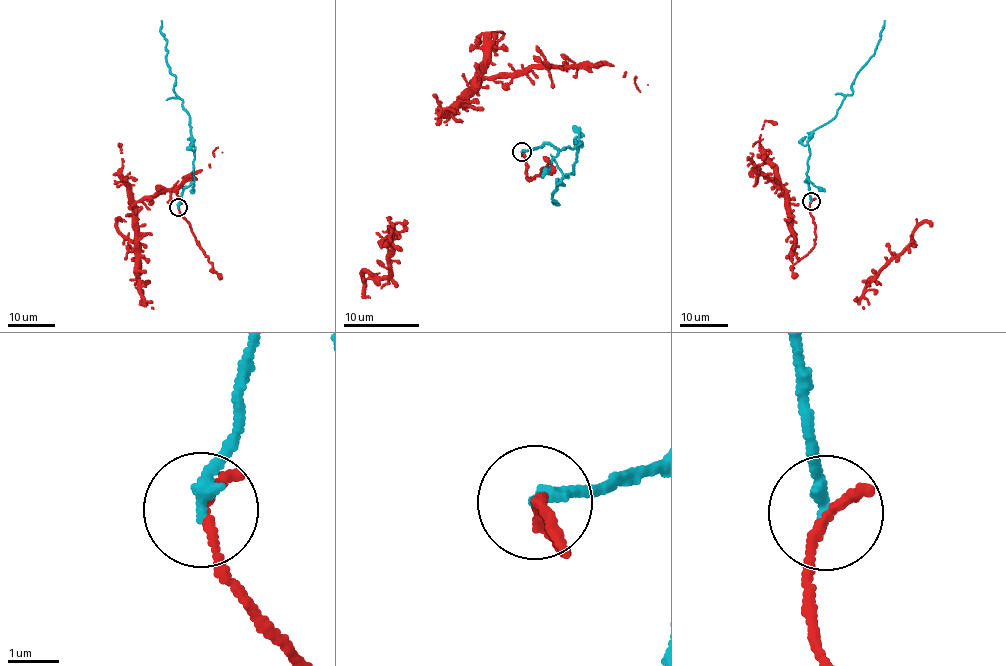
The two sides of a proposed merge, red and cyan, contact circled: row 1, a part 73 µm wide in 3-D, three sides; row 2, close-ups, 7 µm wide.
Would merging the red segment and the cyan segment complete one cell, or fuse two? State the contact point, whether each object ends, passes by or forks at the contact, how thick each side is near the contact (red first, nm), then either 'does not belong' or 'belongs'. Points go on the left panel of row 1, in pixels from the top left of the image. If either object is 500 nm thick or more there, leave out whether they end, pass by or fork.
place (178, 207); red passes by; cyan ends; calibres 180 and 260 nm; belongs

